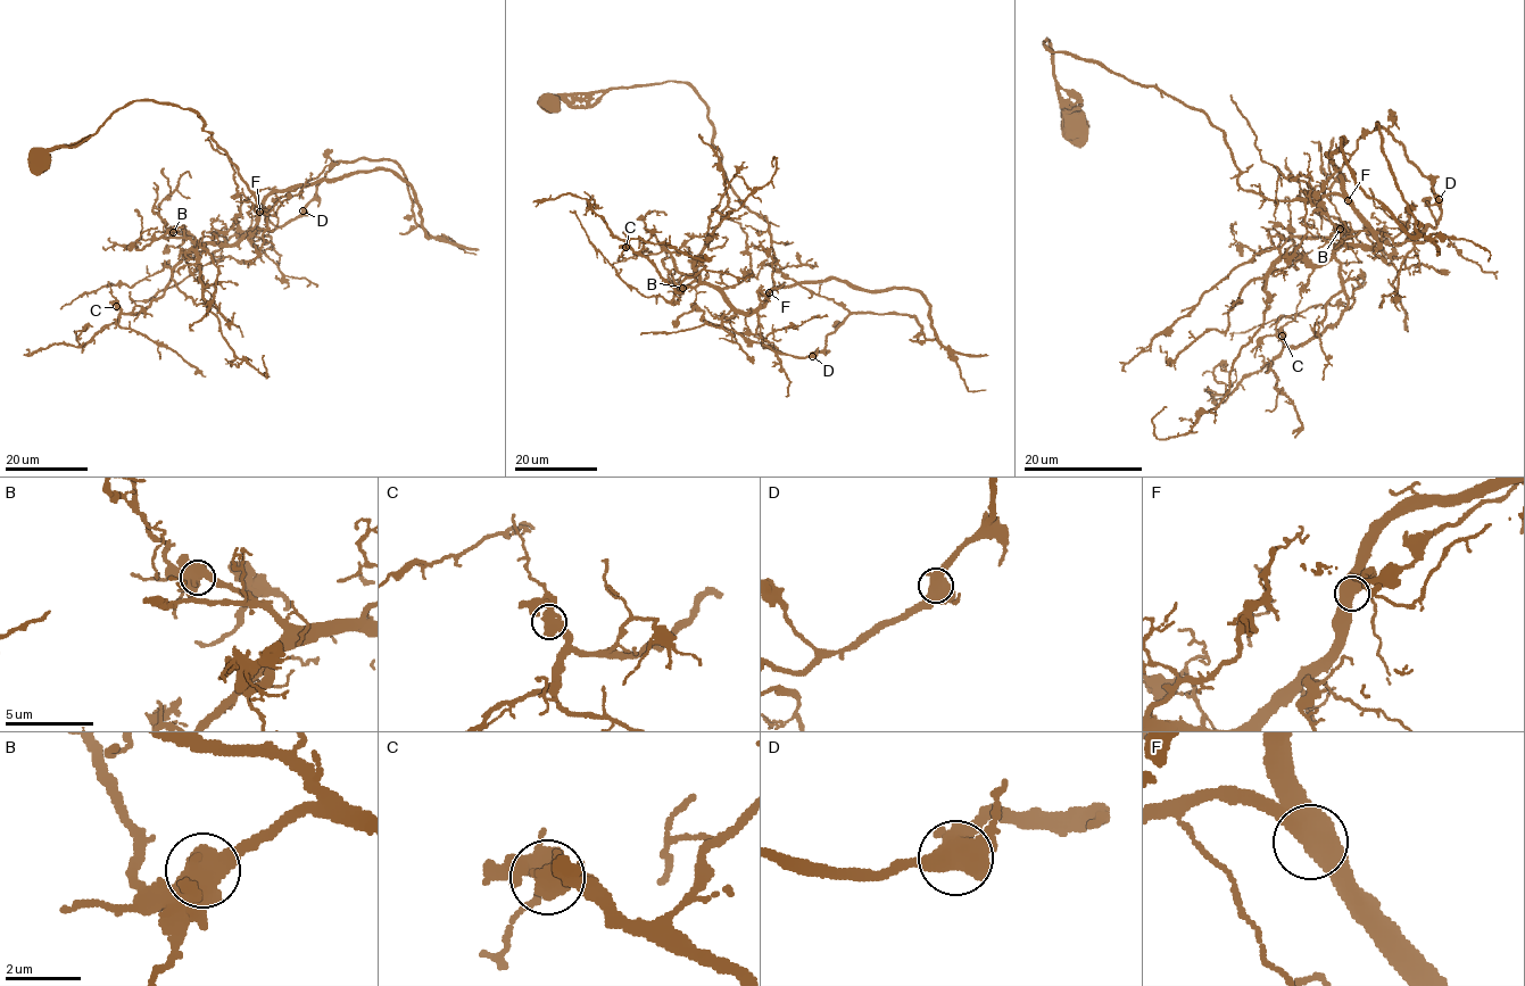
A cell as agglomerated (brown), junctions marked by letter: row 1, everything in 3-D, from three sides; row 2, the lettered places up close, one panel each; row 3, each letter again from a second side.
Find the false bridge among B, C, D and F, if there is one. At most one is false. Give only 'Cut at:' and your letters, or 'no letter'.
Cut at: no letter

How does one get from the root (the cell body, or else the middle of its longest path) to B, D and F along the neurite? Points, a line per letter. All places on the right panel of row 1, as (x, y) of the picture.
B: (1075, 125), (1046, 39), (1200, 109), (1242, 189), (1339, 195), (1377, 245), (1336, 247), (1340, 229)
D: (1075, 125), (1046, 39), (1200, 109), (1223, 132), (1245, 190), (1312, 199), (1358, 139), (1382, 127), (1439, 199)
F: (1075, 125), (1046, 39), (1200, 109), (1223, 132), (1242, 189), (1273, 200), (1348, 200)

